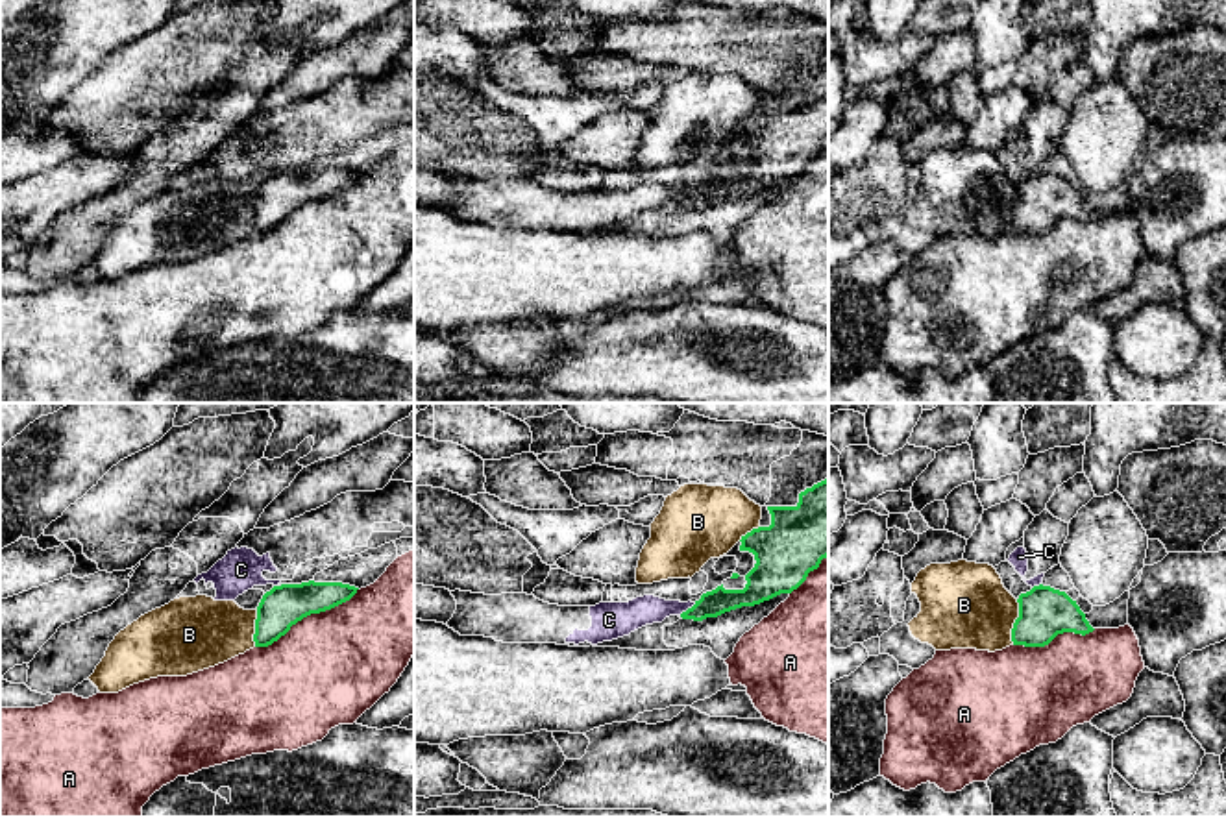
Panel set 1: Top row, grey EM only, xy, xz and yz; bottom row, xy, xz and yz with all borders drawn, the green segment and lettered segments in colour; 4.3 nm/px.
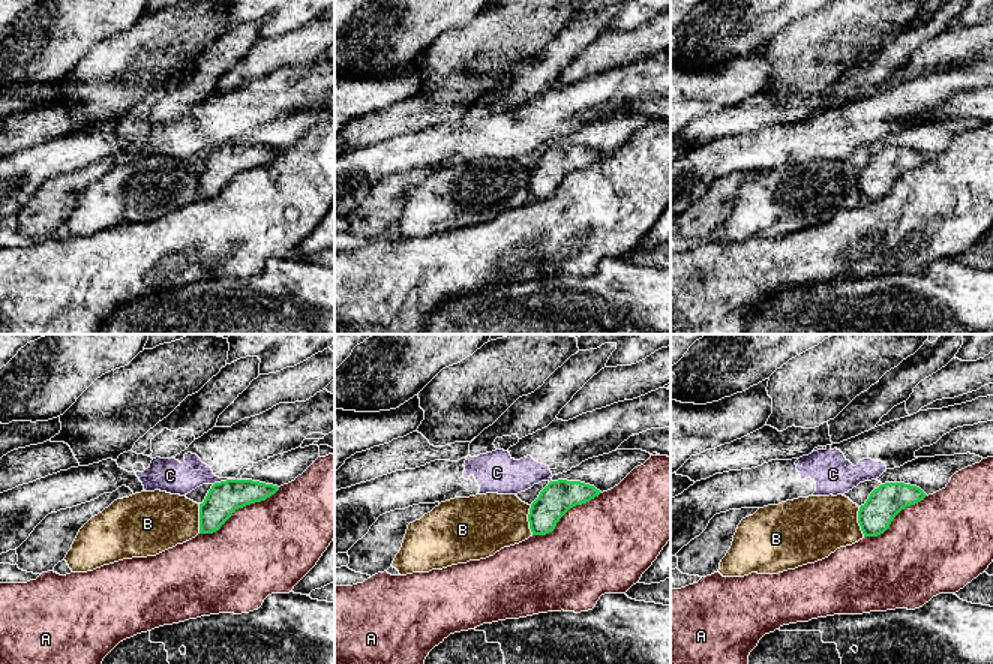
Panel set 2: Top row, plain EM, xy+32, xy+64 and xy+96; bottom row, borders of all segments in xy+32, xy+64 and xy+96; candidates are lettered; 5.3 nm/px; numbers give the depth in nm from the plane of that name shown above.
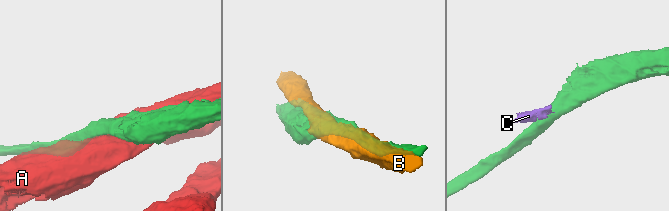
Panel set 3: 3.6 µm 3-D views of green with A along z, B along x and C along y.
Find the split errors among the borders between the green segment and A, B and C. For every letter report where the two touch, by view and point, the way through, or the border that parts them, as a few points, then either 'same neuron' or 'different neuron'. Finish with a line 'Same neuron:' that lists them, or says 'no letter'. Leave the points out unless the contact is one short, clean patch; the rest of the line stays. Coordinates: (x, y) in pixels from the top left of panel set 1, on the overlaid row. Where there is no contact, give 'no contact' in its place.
A: xy (307, 614) | different neuron
B: yz (1016, 621) | different neuron
C: xz (688, 609) | along xz (696, 603), (679, 616) | different neuron
Same neuron: no letter

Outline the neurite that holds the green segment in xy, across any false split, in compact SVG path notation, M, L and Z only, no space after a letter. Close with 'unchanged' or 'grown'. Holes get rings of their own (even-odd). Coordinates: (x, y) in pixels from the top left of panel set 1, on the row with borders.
M342 582L281 584L266 591L257 606L255 647L268 647L311 614L349 601L359 588Z; unchanged

